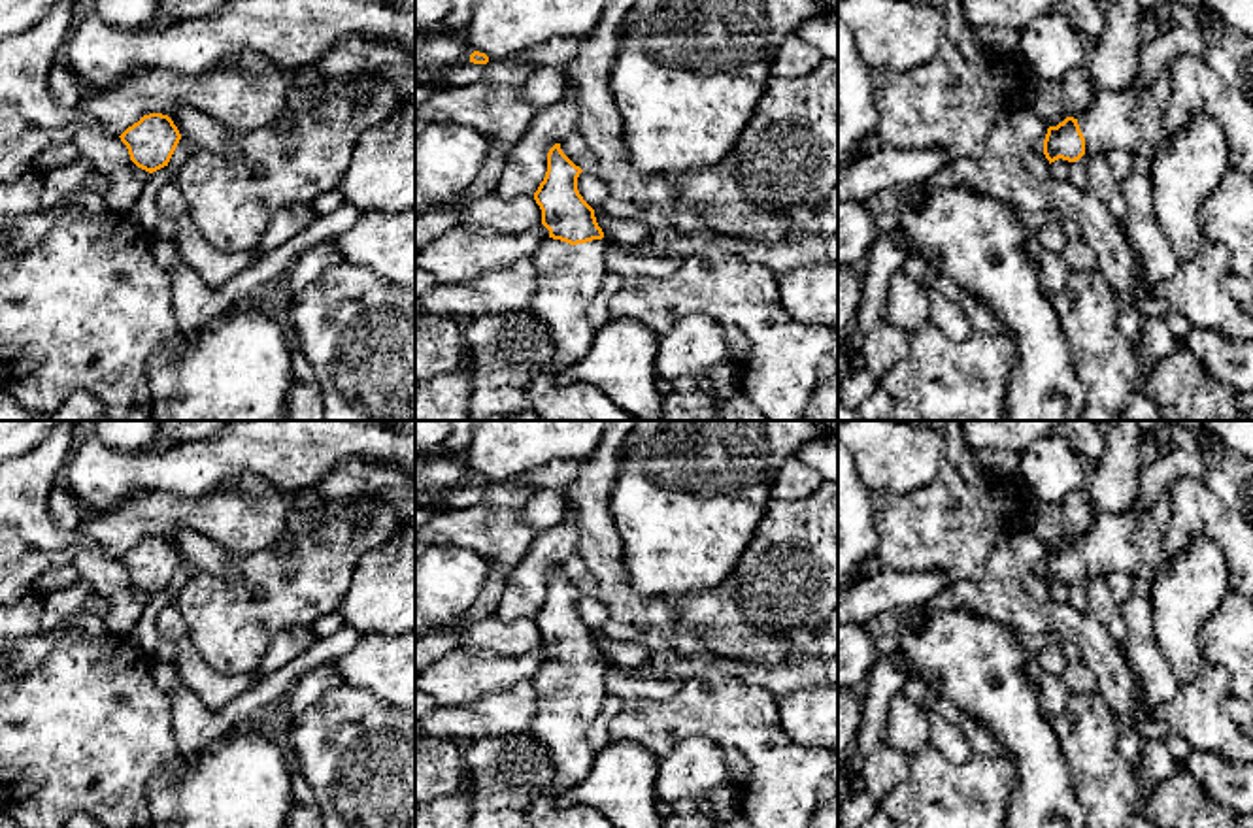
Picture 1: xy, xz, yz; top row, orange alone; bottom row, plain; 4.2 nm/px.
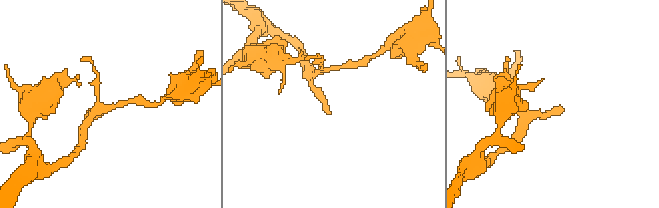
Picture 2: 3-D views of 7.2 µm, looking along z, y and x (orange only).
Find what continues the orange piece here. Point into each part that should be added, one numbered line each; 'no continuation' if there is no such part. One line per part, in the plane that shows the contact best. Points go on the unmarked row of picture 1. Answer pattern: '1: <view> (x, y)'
1: xz (568, 698)

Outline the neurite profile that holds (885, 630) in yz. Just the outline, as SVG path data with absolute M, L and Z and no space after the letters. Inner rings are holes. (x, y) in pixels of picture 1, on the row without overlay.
M896 607L866 624L877 656L893 656L893 653L898 649L902 622L908 613L910 609Z

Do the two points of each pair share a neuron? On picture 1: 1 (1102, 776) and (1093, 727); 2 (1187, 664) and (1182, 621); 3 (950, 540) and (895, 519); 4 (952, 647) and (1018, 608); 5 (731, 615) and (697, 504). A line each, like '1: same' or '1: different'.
1: same
2: same
3: same
4: different
5: different

